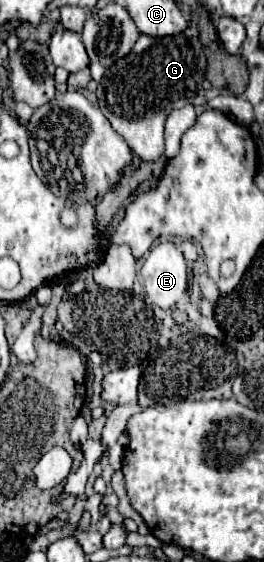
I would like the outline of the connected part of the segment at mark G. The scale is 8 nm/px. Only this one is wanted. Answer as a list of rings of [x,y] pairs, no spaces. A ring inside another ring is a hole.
[[[141,35],[131,49],[129,55],[113,63],[111,67],[105,69],[103,79],[99,81],[97,87],[97,101],[99,109],[111,123],[111,127],[125,139],[125,143],[131,147],[131,153],[137,155],[141,161],[157,161],[163,151],[163,127],[165,119],[173,109],[181,109],[185,105],[203,105],[203,81],[205,81],[205,71],[207,71],[207,59],[205,51],[199,43],[199,39],[189,39],[187,35],[175,35],[175,37],[149,37]]]

